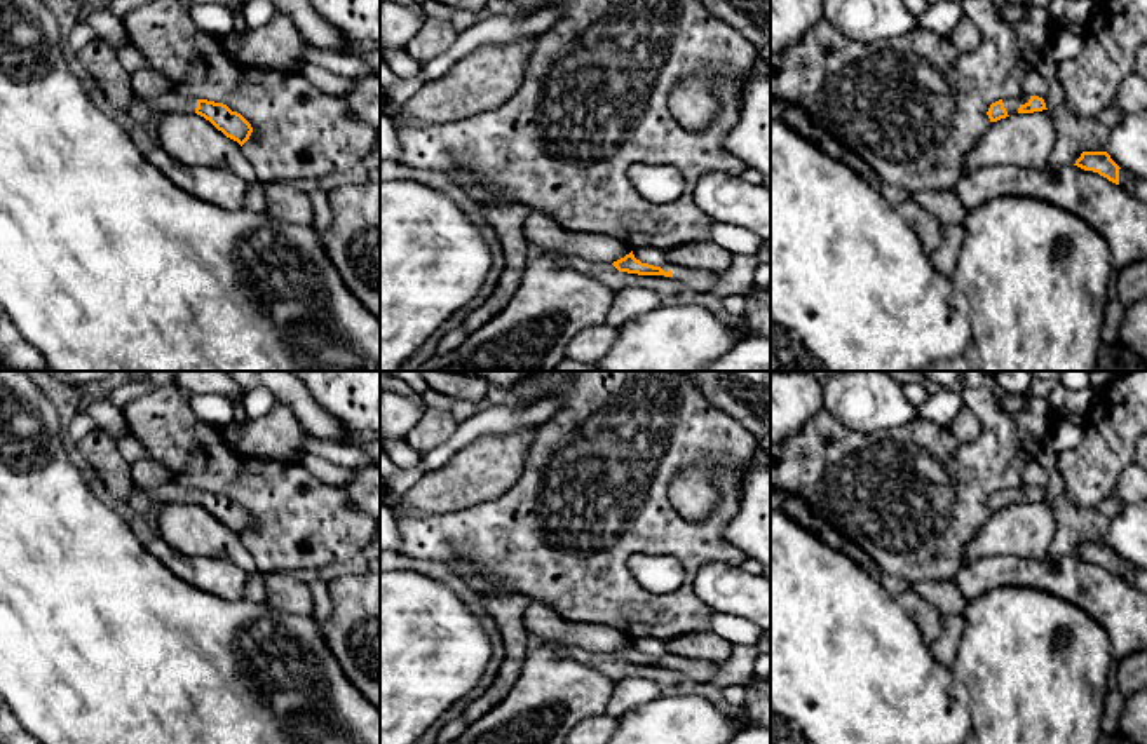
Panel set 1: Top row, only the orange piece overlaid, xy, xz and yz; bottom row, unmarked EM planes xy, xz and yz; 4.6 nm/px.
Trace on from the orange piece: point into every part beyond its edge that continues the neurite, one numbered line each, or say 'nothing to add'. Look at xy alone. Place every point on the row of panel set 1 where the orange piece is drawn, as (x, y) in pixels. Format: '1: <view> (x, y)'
1: xy (173, 101)

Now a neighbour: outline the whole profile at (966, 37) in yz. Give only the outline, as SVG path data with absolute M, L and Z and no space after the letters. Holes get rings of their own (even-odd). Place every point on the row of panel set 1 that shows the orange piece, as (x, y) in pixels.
M962 16L948 40L959 52L973 52L980 47L983 37L980 28L967 16Z

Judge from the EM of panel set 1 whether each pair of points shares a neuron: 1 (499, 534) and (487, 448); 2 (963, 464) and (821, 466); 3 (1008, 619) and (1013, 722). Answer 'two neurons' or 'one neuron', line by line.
1: two neurons
2: one neuron
3: one neuron

